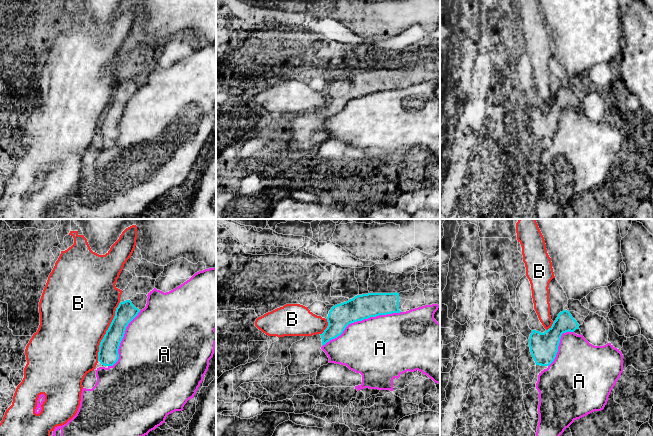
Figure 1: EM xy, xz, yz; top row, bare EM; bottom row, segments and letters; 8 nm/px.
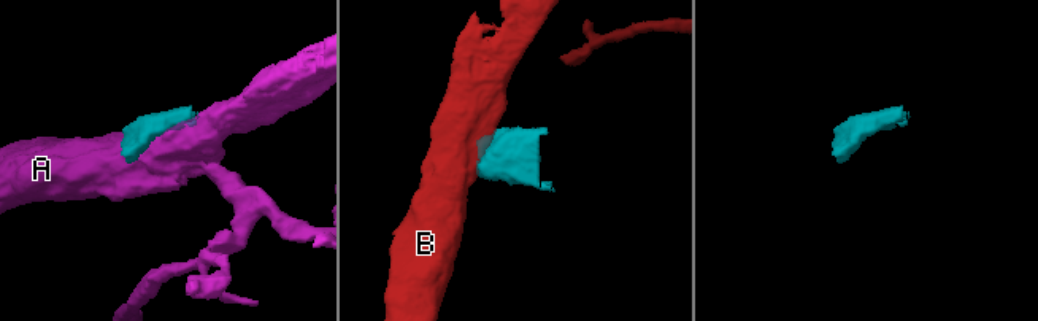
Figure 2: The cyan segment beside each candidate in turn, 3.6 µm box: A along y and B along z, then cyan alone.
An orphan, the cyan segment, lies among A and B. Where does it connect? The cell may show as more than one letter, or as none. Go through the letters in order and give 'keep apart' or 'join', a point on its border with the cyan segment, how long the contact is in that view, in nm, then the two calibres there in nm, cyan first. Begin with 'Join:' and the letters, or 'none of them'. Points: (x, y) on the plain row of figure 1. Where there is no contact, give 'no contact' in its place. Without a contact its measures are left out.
Join: none of them
A: keep apart; meets cyan in xz at (360, 96); contact 700 nm long; 200 nm thick on the cyan side, 480 nm on the other
B: keep apart; meets cyan in xy at (106, 107); contact 500 nm long; 160 nm thick on the cyan side, 500 nm on the other

